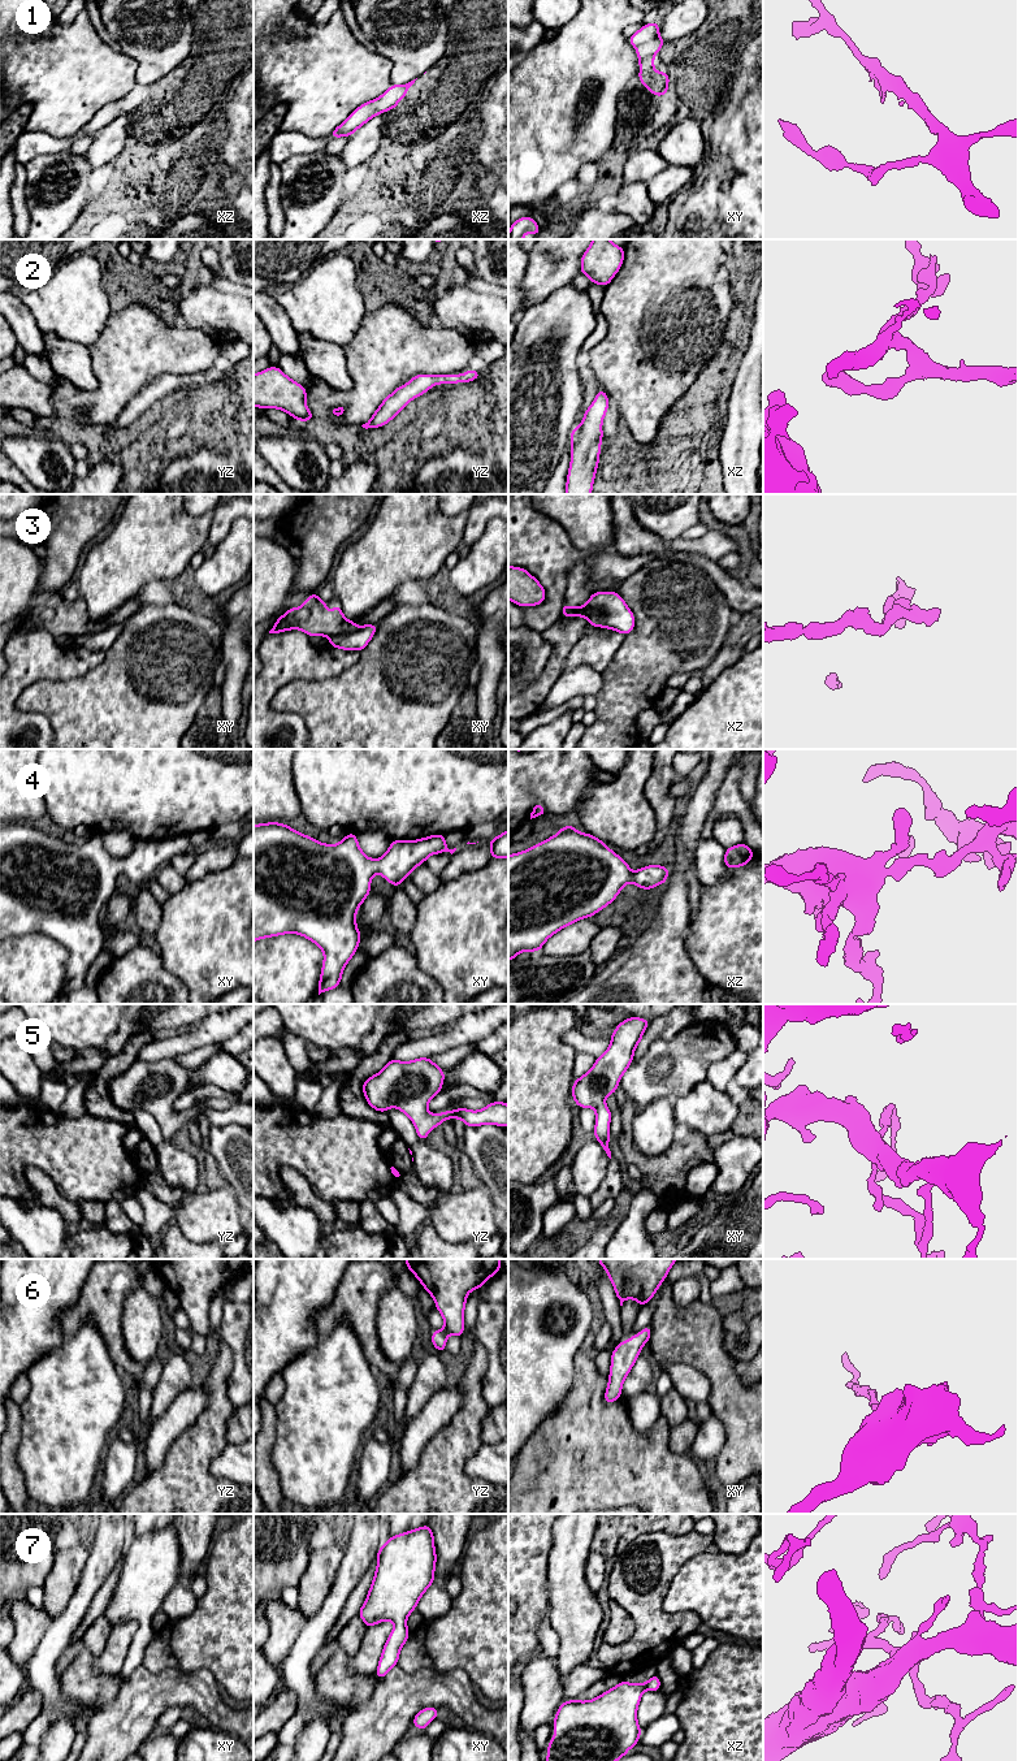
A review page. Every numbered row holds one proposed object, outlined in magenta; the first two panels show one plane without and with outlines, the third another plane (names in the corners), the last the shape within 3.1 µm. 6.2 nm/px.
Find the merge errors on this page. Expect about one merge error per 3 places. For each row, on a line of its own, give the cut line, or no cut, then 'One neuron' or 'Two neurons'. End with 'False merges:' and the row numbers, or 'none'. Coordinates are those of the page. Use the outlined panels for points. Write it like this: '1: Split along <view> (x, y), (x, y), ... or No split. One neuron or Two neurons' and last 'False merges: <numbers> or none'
1: No split. One neuron
2: No split. One neuron
3: Split along xy (356, 628), (349, 632), (334, 634), (329, 637). Two neurons
4: No split. One neuron
5: No split. One neuron
6: No split. One neuron
7: No split. One neuron
False merges: 3

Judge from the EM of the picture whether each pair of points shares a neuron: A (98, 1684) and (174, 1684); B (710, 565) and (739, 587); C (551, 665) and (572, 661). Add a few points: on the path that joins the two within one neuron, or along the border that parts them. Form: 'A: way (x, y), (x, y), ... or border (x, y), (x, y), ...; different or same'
A: border (122, 1679), (118, 1694), (111, 1701), (99, 1707); different
B: way (717, 572), (731, 585); same
C: border (581, 636), (566, 658), (562, 671); different

